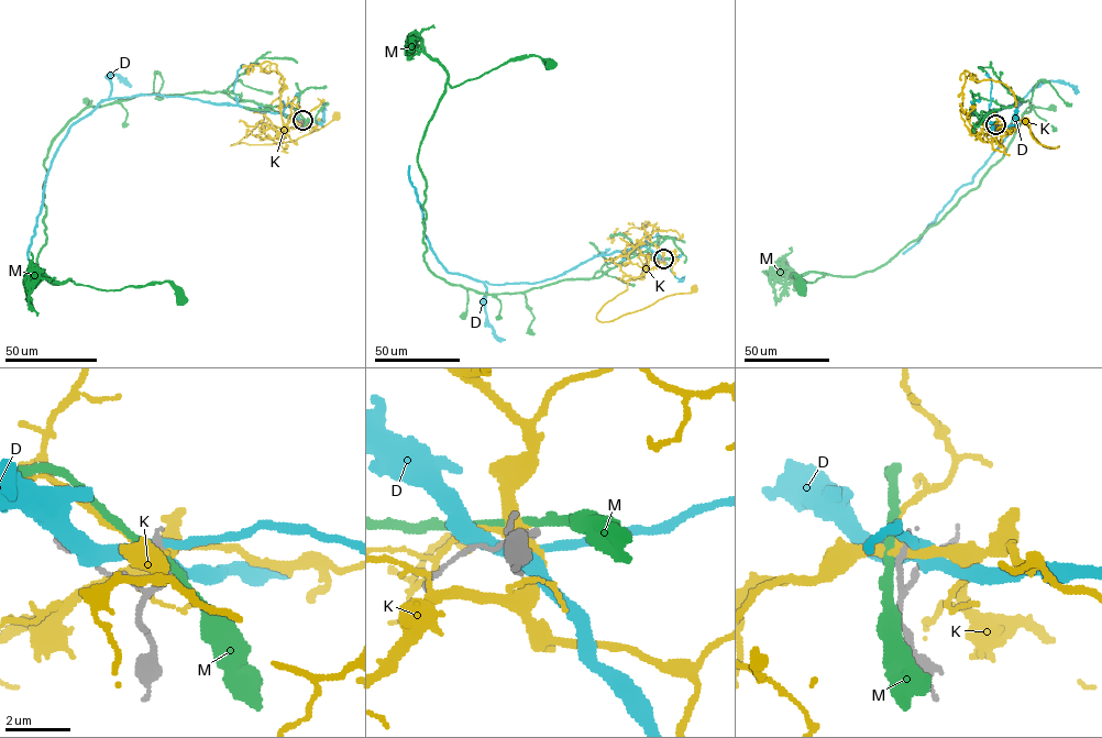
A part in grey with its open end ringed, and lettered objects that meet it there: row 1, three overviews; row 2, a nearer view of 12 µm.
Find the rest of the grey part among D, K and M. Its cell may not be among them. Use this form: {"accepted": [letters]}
{"accepted": []}

